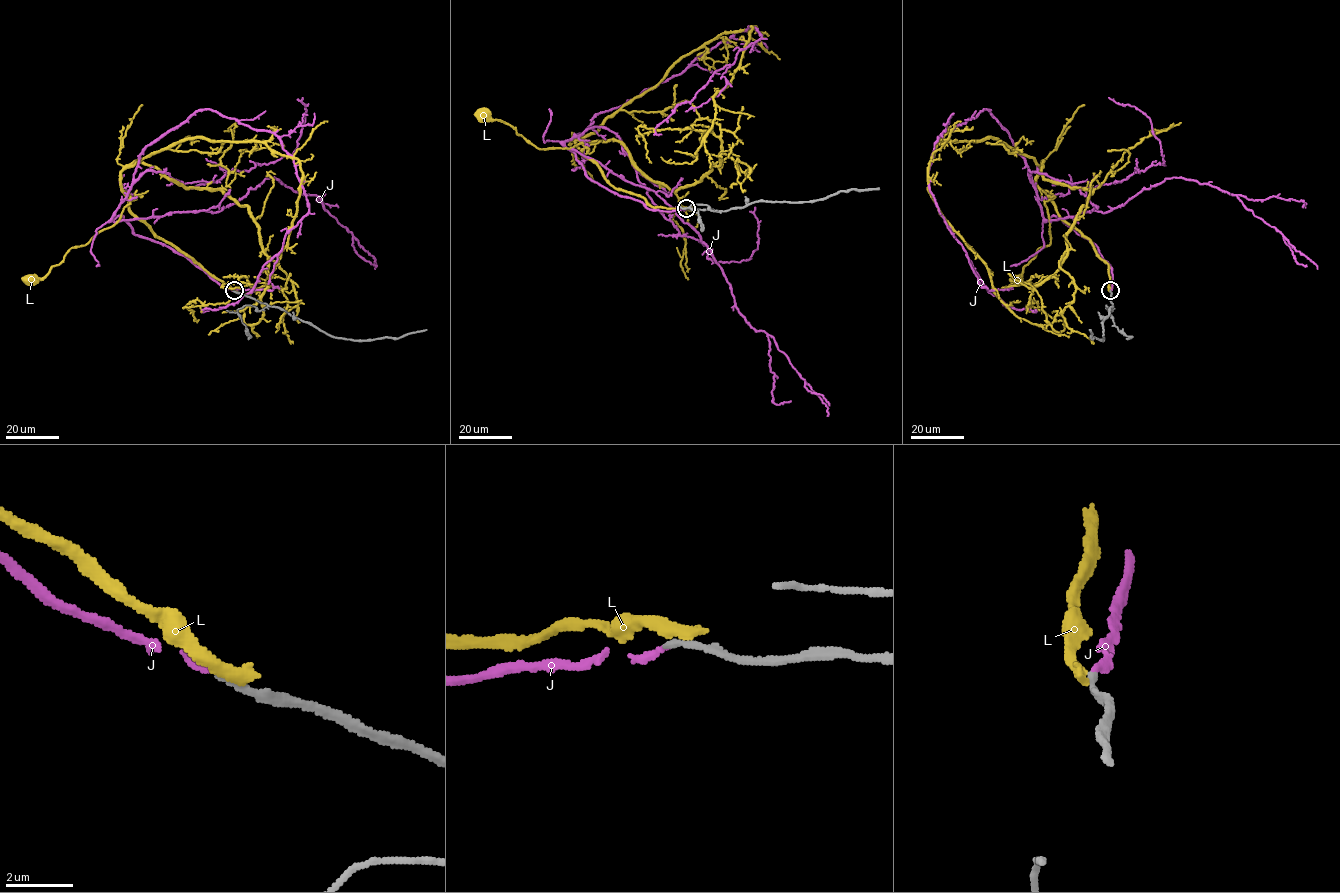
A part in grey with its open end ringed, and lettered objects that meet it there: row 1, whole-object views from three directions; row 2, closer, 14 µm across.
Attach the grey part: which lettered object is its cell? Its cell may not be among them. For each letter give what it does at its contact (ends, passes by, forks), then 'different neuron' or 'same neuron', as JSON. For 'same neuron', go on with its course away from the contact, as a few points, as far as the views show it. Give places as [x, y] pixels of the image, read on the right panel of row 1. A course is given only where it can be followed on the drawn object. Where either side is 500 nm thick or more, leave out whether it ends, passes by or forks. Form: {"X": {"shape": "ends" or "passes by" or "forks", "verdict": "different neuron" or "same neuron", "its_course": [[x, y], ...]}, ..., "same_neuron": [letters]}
{"J": {"shape": "ends", "verdict": "same neuron", "its_course": [[1110, 290], [1098, 247], [1044, 217], [1025, 159], [984, 109], [936, 139], [929, 188], [986, 288], [1036, 310]]}, "L": {"shape": "ends", "verdict": "different neuron"}, "same_neuron": ["J"]}

